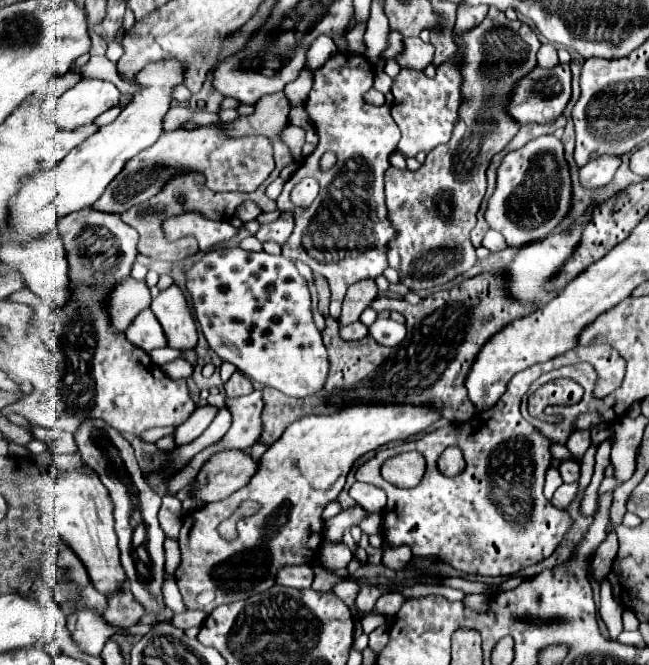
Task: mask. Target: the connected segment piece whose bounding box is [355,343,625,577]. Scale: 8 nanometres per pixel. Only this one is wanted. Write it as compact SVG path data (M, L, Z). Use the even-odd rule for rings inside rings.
M607 343L577 347L541 365L533 365L525 371L515 373L507 383L507 391L501 395L501 399L491 409L477 413L471 421L465 421L461 425L449 423L425 433L421 439L403 443L399 447L381 449L371 459L361 463L355 471L357 481L373 483L387 493L387 505L383 509L381 549L407 545L411 547L415 557L435 557L437 561L461 573L487 577L513 575L523 567L547 559L557 549L565 533L571 529L573 519L567 511L553 507L553 503L543 497L545 473L553 461L553 443L547 435L543 435L529 421L523 419L519 405L529 385L541 373L580 362L591 363L597 371L601 371L594 391L596 397L603 398L620 387L625 375L625 361L617 353L617 349L609 347ZM517 439L521 439L523 443L515 449L513 441ZM451 445L457 445L463 451L467 463L457 477L445 477L437 469L439 455ZM403 451L421 451L427 463L423 481L409 491L385 483L385 479L381 477L381 465L389 457L395 457Z

